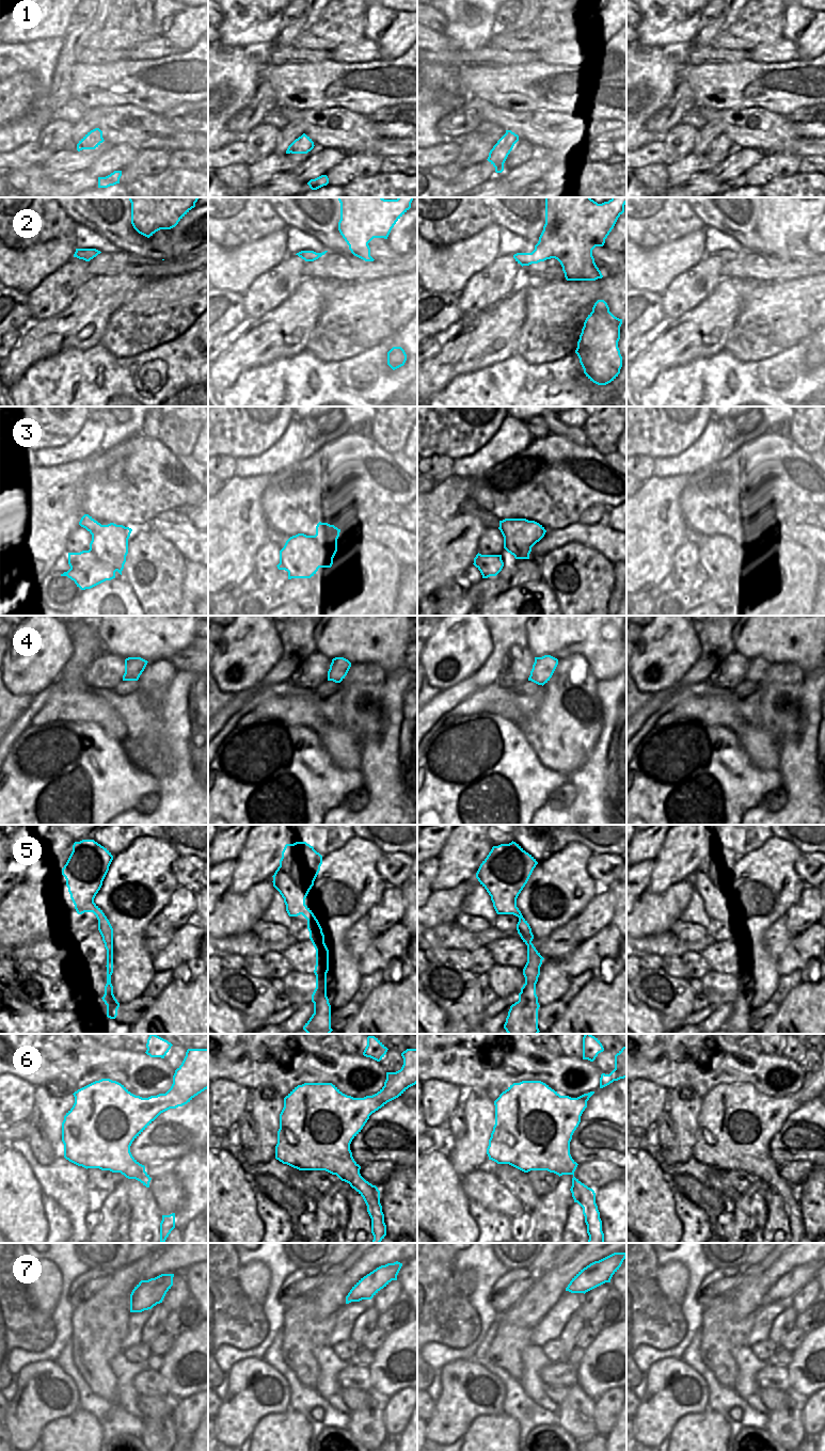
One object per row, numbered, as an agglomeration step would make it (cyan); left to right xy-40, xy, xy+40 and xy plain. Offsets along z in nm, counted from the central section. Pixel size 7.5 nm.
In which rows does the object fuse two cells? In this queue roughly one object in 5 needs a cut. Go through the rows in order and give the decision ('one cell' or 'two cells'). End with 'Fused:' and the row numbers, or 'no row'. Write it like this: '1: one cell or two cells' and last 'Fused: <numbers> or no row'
1: one cell
2: one cell
3: two cells
4: one cell
5: one cell
6: one cell
7: one cell
Fused: 3

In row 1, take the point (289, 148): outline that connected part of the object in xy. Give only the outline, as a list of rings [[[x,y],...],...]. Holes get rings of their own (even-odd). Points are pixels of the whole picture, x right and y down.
[[[303,133],[288,146],[286,154],[307,154],[314,146],[312,139]]]

